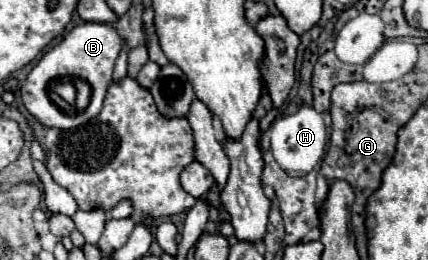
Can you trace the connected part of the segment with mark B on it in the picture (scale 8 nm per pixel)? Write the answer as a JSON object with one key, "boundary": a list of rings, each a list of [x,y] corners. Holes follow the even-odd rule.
{"boundary":[[[82,22],[82,24],[74,26],[68,34],[64,34],[64,38],[58,44],[54,44],[40,58],[40,62],[28,74],[24,86],[20,88],[24,106],[44,126],[68,130],[68,128],[76,128],[76,126],[88,122],[90,118],[98,116],[100,110],[102,110],[102,102],[104,102],[106,90],[108,90],[108,86],[112,82],[114,62],[116,62],[120,50],[122,50],[122,38],[120,38],[120,34],[116,32],[114,26],[110,26],[110,24],[98,24],[98,22]],[[70,76],[86,80],[90,84],[90,88],[92,88],[90,106],[84,112],[70,114],[70,108],[64,108],[62,104],[58,104],[56,100],[52,100],[52,96],[48,94],[48,84],[52,80],[62,80],[62,78],[70,78]]]}

